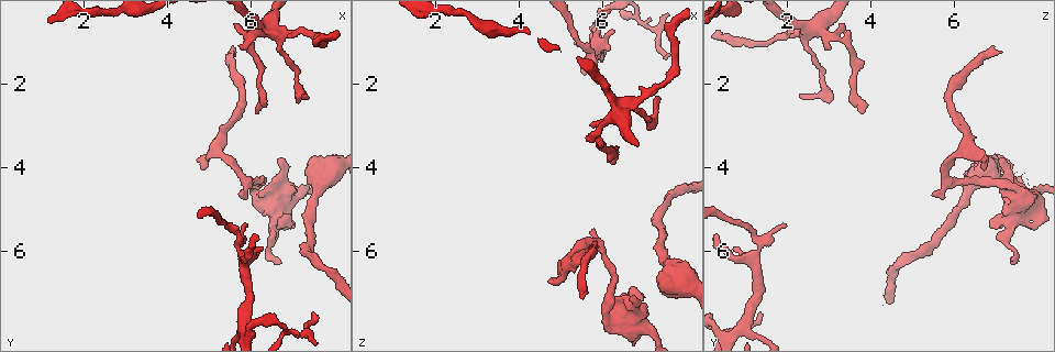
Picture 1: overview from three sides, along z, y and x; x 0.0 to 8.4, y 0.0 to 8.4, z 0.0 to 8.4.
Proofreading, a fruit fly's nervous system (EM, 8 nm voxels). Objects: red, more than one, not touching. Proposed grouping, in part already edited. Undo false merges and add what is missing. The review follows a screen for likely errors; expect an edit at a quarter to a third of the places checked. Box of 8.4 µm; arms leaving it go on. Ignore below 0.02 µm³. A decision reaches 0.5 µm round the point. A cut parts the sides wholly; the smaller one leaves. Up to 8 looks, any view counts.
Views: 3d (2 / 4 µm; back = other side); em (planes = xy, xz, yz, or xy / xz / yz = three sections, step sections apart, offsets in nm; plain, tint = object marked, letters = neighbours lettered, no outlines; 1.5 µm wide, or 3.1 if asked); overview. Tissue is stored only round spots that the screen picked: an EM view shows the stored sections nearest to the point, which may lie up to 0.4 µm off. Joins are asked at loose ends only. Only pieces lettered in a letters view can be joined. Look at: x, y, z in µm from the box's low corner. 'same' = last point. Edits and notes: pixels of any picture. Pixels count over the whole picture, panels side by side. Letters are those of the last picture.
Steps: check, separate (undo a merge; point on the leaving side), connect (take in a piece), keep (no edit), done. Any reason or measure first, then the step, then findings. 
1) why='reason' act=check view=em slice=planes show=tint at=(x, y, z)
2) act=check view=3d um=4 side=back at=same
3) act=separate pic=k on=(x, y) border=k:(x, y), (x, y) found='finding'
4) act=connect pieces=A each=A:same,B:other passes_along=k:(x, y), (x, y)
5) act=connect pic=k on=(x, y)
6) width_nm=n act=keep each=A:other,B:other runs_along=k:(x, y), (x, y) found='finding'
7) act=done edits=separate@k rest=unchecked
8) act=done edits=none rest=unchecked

why='branch stops here' act=check view=em slice=planes show=letters at=(7.50, 7.50, 1.30)

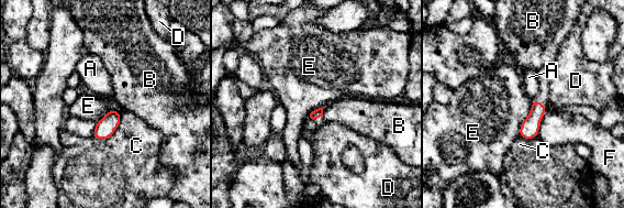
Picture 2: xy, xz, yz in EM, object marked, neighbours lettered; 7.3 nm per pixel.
longest_contact=E:300nm act=keep each=A:other,B:other,C:other,D:other,E:other,F:other found='none of them fits'

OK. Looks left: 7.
why='abrupt turn' act=check view=3d um=2 at=(5.75, 4.20, 5.80)

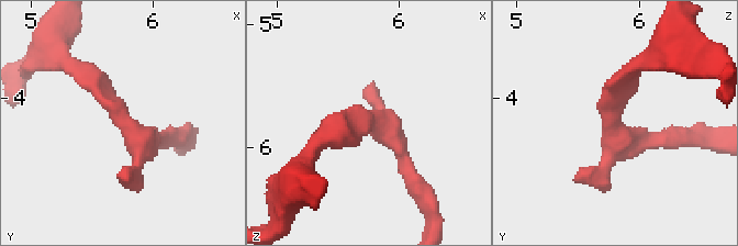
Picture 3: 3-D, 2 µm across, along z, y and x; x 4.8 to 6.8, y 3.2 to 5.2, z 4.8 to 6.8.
why='need the tissue' act=check view=em slice=xz step=4 show=tint at=(5.80, 4.20, 5.80)

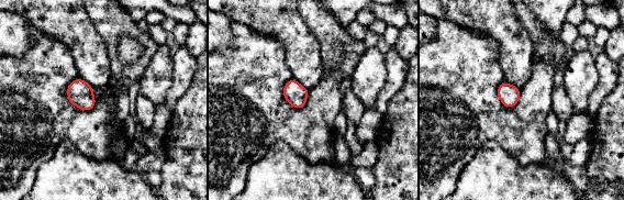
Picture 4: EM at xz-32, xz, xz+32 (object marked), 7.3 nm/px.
why='cut it another way' act=check view=em slice=yz step=4 show=letters at=same

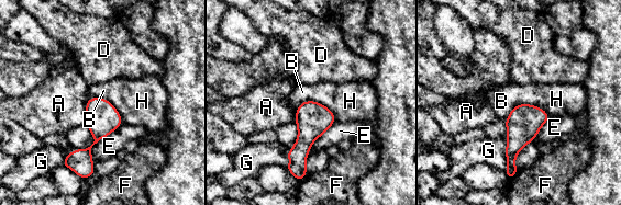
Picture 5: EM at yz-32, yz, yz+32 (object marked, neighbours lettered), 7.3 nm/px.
act=keep each=A:other,B:other,D:other,E:other,F:other,G:other,H:other border=5:(534, 104), (517, 104), (505, 121) found='continuous, no second cell'

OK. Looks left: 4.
why='an open end' act=check view=3d um=2 at=(5.55, 1.20, 7.10)

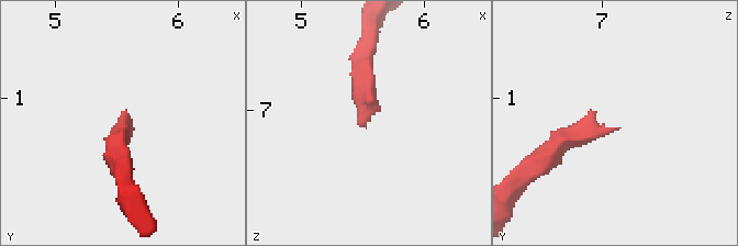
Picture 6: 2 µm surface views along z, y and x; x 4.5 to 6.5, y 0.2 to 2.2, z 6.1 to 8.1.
why='need the tissue' act=check view=em slice=yz step=4 show=tint at=(5.50, 1.24, 7.14)

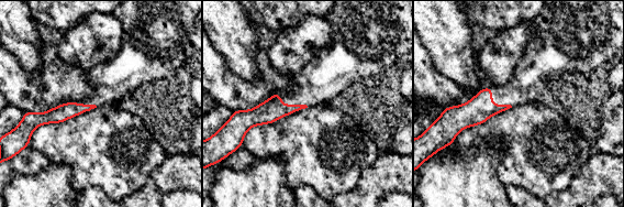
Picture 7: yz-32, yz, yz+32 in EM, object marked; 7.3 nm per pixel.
act=check view=em slice=planes show=letters at=same

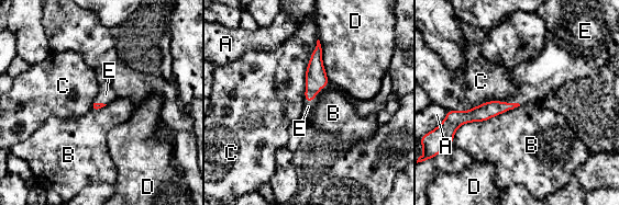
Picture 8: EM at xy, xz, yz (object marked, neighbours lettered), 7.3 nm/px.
longest_contact=B:550nm act=connect pic=8 on=(308, 106) each=A:other,B:other,C:other,D:other,E:same found='the cell continues'

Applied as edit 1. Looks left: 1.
act=done edits=connect@8 rest=unchecked

